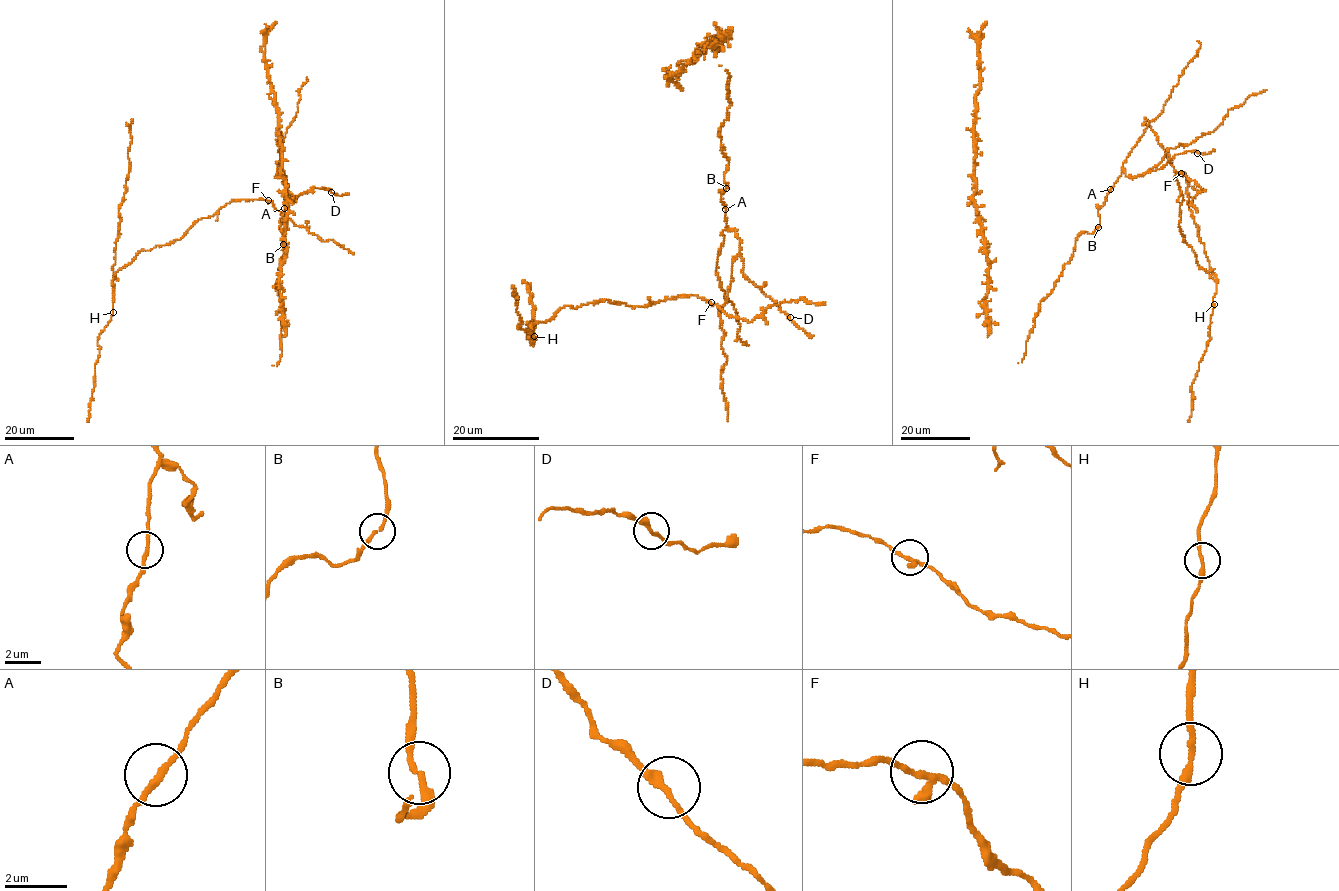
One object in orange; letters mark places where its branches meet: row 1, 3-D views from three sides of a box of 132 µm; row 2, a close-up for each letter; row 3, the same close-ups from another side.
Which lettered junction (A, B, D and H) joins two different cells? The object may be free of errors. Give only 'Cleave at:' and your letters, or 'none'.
Cleave at: none

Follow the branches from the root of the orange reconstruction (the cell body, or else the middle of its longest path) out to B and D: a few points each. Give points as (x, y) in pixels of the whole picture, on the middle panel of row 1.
B: (726, 210), (720, 192), (724, 191), (726, 187)
D: (726, 210), (726, 224), (737, 230), (736, 237), (740, 241), (742, 273), (790, 317)

